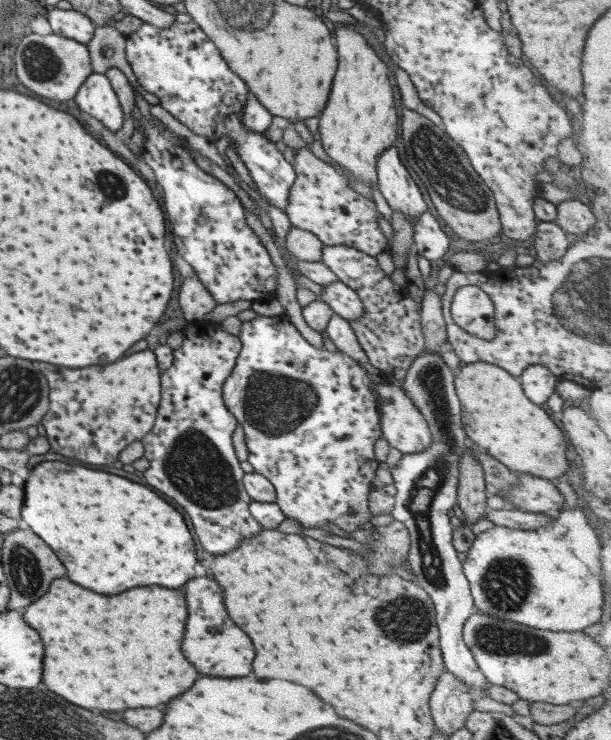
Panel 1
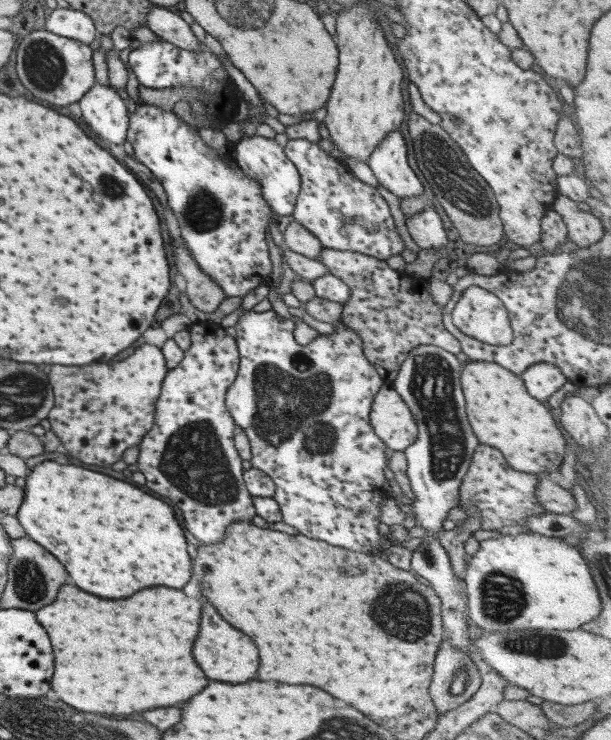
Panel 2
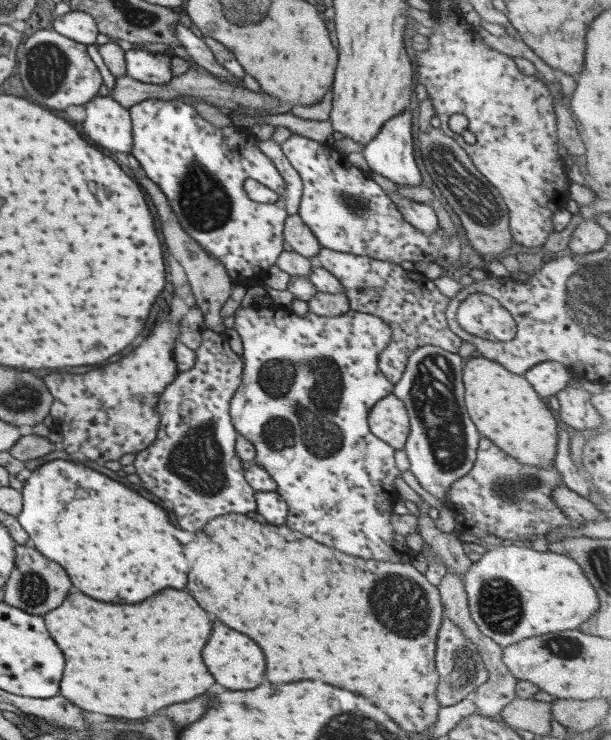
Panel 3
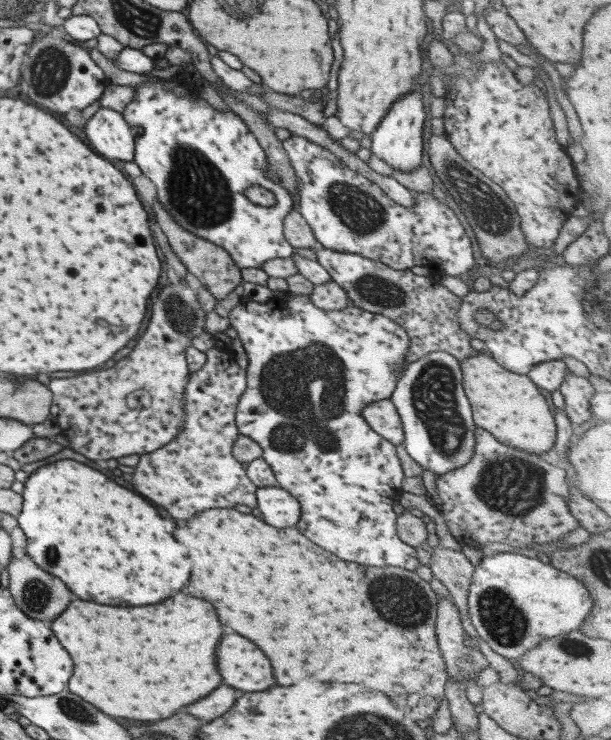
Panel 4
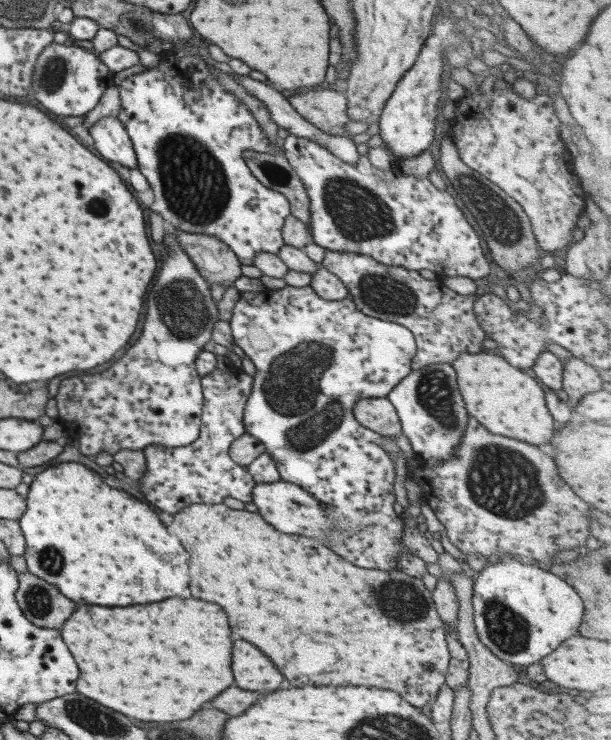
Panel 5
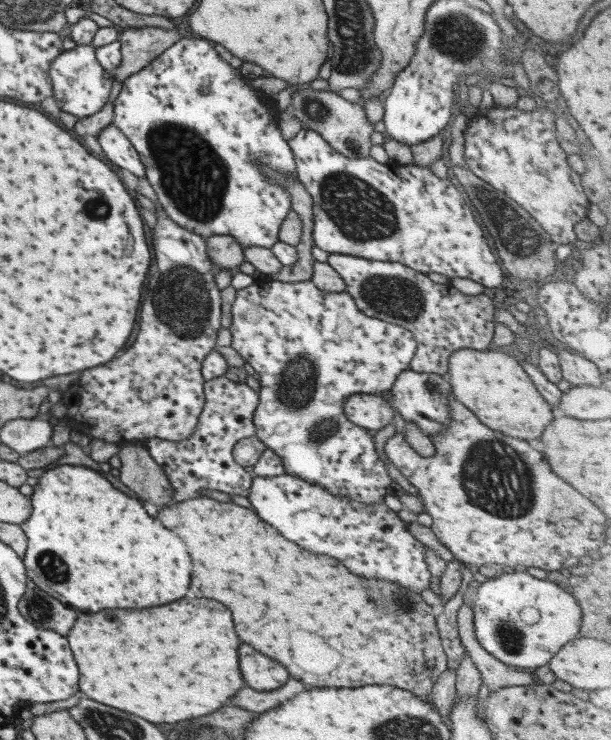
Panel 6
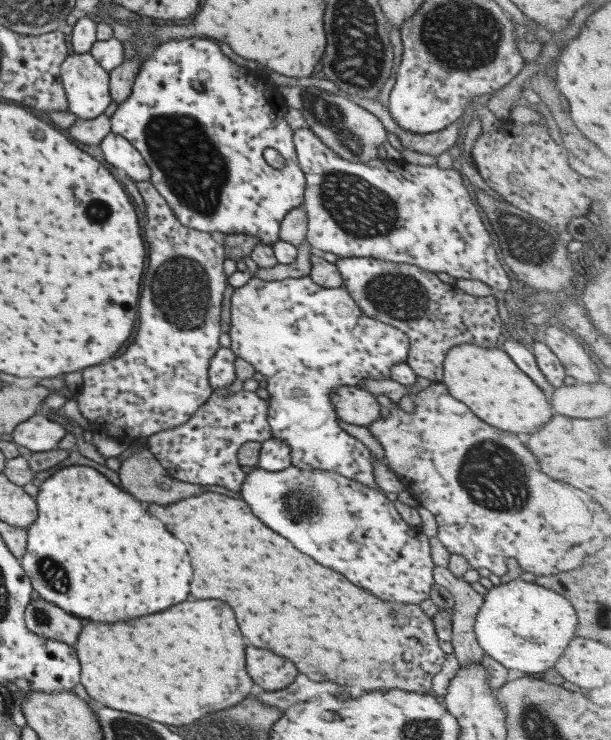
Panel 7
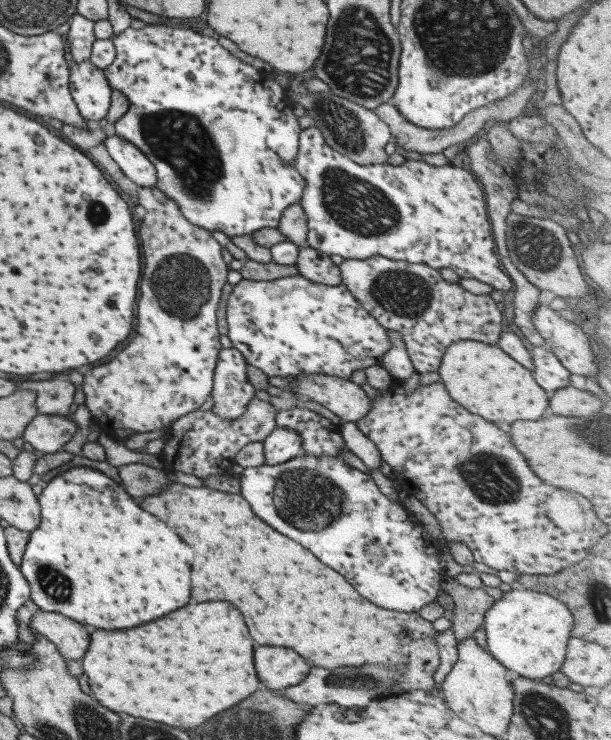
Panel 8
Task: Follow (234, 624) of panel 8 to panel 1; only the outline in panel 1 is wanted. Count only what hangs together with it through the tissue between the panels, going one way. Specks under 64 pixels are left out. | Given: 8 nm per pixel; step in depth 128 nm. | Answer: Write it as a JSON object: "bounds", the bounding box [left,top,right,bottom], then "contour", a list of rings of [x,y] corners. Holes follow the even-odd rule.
{"bounds":[23,578,197,710],"contour":[[[57,578],[49,590],[23,610],[27,626],[39,633],[43,642],[43,684],[47,690],[59,694],[67,702],[87,710],[127,710],[127,708],[155,708],[167,704],[173,696],[185,692],[195,680],[197,672],[181,654],[181,640],[185,630],[187,608],[181,590],[167,588],[131,588],[117,596],[101,596],[77,584]]]}

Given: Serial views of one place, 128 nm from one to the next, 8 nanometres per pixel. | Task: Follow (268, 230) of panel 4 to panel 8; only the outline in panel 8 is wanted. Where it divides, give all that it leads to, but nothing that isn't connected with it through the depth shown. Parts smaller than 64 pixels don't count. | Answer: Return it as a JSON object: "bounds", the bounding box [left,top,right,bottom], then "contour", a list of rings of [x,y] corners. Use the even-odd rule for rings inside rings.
{"bounds":[102,24,304,236],"contour":[[[133,24],[122,32],[110,38],[114,46],[115,56],[109,66],[102,69],[109,86],[125,95],[128,102],[127,110],[120,116],[113,127],[115,135],[134,144],[154,166],[156,172],[156,186],[167,198],[178,205],[185,220],[196,227],[204,228],[210,233],[213,230],[223,232],[225,236],[251,235],[260,228],[277,228],[280,216],[286,206],[295,204],[300,199],[304,183],[303,177],[295,170],[294,160],[298,151],[298,136],[300,133],[297,117],[291,113],[292,103],[284,89],[274,80],[267,80],[249,64],[237,60],[227,50],[223,49],[211,36],[199,35],[189,29],[170,28],[165,25]]]}

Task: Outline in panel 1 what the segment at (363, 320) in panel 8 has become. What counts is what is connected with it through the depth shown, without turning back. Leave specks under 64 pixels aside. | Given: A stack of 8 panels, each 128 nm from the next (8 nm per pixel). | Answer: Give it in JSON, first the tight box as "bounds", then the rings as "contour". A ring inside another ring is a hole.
{"bounds":[221,315,381,533],"contour":[[[256,315],[250,320],[243,321],[237,338],[240,342],[240,352],[231,374],[223,381],[221,398],[225,408],[235,417],[244,432],[244,441],[248,450],[247,462],[257,474],[264,476],[272,484],[276,496],[274,503],[284,514],[284,518],[296,520],[305,528],[322,528],[326,531],[329,531],[327,524],[335,524],[337,528],[347,533],[359,530],[359,524],[367,525],[366,520],[372,514],[368,509],[367,495],[370,489],[373,489],[371,482],[373,482],[378,465],[373,454],[373,444],[381,435],[378,425],[377,401],[371,392],[372,382],[367,371],[338,349],[335,352],[329,352],[324,347],[315,348],[311,344],[307,344],[284,315]]]}

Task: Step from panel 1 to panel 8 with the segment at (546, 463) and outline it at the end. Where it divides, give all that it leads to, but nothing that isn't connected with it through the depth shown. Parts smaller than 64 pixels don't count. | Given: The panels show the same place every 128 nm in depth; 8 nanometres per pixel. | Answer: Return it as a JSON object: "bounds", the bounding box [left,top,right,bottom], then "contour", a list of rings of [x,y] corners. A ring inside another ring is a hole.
{"bounds":[438,340,548,424],"contour":[[[461,340],[452,343],[443,354],[438,366],[439,380],[442,382],[444,390],[465,410],[471,414],[477,414],[489,422],[503,420],[505,424],[511,424],[515,420],[537,420],[541,418],[548,408],[548,399],[543,388],[540,388],[531,372],[525,370],[521,364],[511,360],[505,352],[501,352],[496,345],[487,345],[477,341]]]}

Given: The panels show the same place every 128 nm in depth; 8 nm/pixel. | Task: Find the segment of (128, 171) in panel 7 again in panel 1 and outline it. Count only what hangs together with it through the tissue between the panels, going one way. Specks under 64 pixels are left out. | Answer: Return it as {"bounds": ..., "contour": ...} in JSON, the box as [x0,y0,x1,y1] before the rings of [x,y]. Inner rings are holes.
{"bounds":[73,72,124,133],"contour":[[[92,72],[87,76],[73,99],[81,112],[87,112],[87,116],[91,116],[91,124],[101,124],[113,133],[121,129],[124,116],[104,73]]]}

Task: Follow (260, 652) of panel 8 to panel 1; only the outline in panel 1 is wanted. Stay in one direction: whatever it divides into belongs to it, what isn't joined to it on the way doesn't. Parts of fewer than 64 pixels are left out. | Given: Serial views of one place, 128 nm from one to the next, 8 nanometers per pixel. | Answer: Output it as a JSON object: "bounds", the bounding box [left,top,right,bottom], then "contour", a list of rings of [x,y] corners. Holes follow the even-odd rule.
{"bounds":[181,578,253,678],"contour":[[[195,578],[189,580],[183,586],[185,602],[187,602],[187,624],[185,624],[185,636],[181,642],[183,656],[195,666],[197,672],[205,676],[217,676],[217,678],[241,678],[251,672],[251,660],[253,660],[253,646],[249,638],[233,626],[229,616],[223,608],[223,594],[221,588],[213,582],[213,579]]]}

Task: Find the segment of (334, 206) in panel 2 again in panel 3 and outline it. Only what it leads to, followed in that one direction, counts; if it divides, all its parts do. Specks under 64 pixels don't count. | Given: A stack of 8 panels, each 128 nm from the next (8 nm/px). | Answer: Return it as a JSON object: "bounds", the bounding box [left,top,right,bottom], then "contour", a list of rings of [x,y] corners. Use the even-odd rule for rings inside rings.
{"bounds":[280,133,461,267],"contour":[[[293,133],[280,144],[280,149],[302,182],[296,213],[320,247],[396,265],[399,262],[434,262],[441,267],[459,258],[461,242],[457,233],[444,238],[440,227],[428,235],[418,231],[403,218],[370,174],[346,162],[339,150]]]}

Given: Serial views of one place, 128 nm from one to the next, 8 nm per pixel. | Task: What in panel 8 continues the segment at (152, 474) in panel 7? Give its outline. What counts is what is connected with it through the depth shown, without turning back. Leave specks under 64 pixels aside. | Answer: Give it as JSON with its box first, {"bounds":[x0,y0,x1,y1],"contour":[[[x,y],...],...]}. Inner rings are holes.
{"bounds":[115,464,171,496],"contour":[[[125,464],[115,469],[119,470],[121,484],[131,496],[157,494],[161,488],[171,483],[163,469],[155,469],[145,464]]]}

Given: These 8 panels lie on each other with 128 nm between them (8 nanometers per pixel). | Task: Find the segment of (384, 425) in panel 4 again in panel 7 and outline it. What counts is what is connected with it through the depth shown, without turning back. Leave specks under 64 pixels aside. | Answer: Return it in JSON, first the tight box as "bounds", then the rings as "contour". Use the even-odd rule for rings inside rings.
{"bounds":[330,386,382,427],"contour":[[[355,386],[339,387],[330,396],[337,418],[347,424],[364,427],[379,416],[380,401],[382,400]]]}

